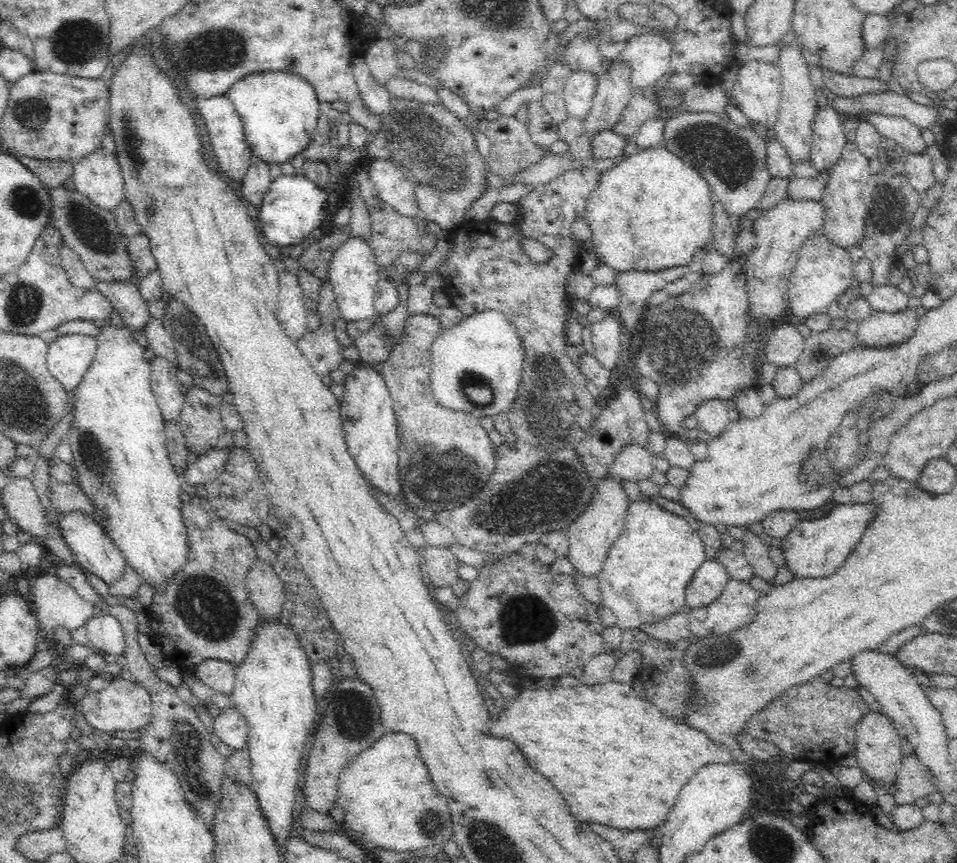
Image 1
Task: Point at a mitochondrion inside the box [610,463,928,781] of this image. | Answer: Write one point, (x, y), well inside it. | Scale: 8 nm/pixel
(723, 654)

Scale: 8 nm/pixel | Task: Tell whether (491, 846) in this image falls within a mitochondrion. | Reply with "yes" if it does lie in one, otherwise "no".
yes

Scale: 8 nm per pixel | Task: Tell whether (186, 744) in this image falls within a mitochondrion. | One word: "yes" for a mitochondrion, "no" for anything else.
yes

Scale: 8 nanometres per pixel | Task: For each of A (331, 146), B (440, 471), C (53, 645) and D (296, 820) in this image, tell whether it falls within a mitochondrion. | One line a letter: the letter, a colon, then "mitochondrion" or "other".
A: other
B: mitochondrion
C: other
D: other

